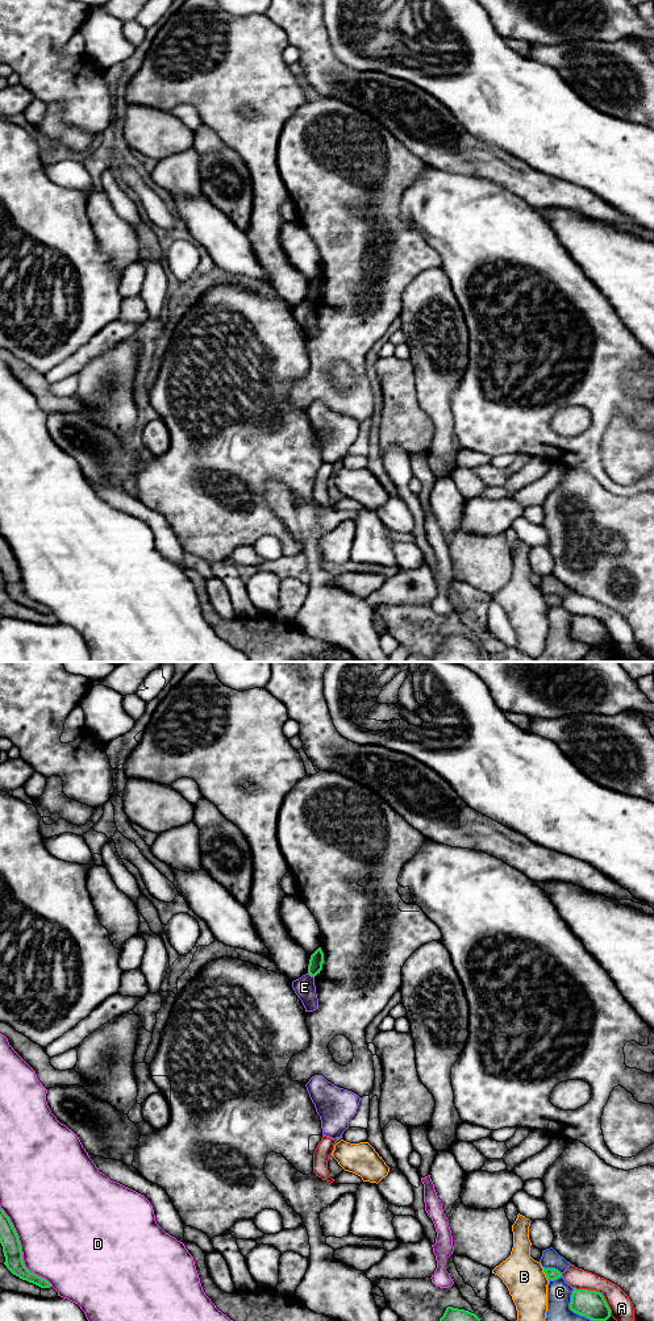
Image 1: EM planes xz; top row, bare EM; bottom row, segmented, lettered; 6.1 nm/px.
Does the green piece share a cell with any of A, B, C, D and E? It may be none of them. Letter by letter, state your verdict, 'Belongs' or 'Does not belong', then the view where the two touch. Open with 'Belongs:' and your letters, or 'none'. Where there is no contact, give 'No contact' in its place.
Belongs: none
A: Does not belong. Touches green in xz
B: Does not belong. Touches green in xz
C: Does not belong. Touches green in xz
D: Does not belong. Touches green in xz
E: Does not belong. Touches green in xz

